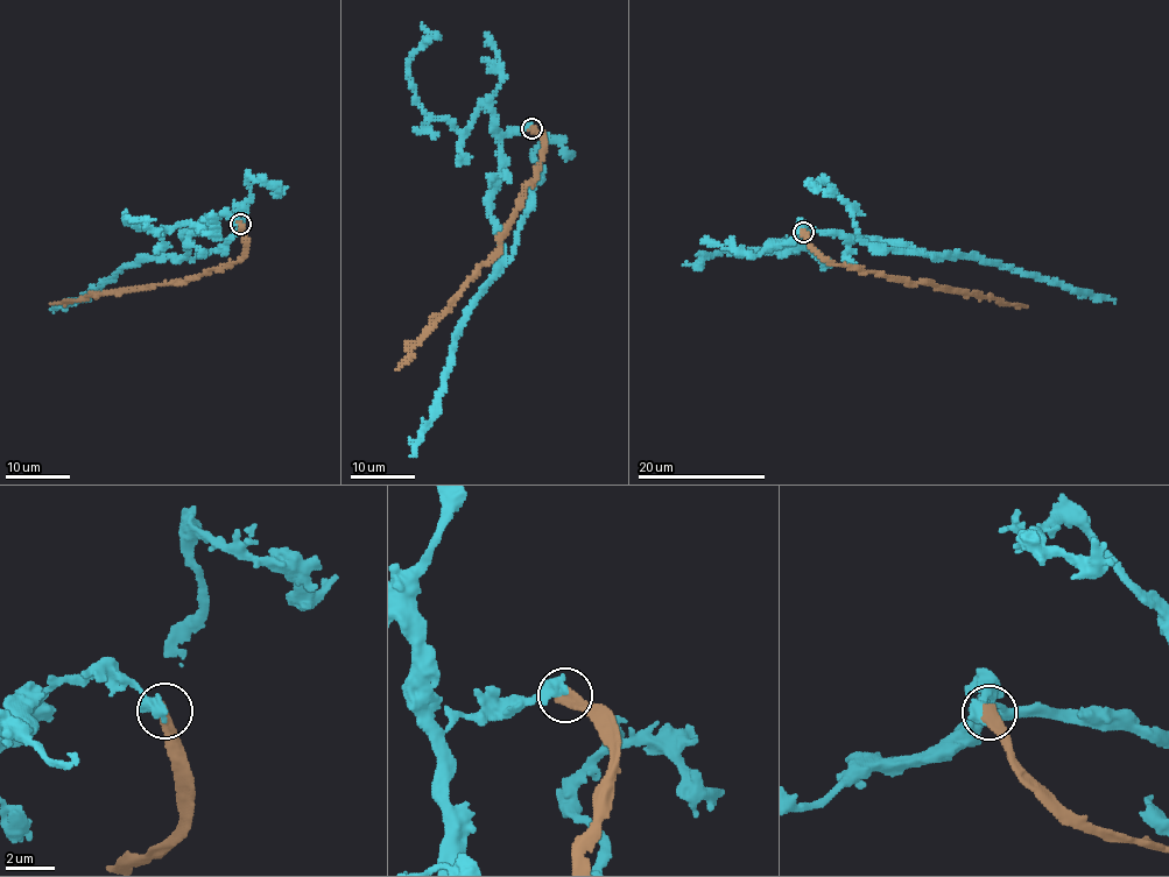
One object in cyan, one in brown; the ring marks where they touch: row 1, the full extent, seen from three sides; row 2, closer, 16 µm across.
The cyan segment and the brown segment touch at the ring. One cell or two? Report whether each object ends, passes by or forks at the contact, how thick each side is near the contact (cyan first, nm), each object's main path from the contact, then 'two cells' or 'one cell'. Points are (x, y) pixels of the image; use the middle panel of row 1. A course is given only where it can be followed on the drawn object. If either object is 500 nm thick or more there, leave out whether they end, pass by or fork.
600 nm thick on the cyan side, 480 nm on the other; cyan runs (530, 129), (500, 140), (500, 172), (491, 217), (501, 270), (478, 295), (455, 339), (438, 414), (413, 457); brown runs (532, 129), (543, 143), (539, 174), (526, 186), (499, 250), (407, 348), (410, 356), (396, 370); two cells

